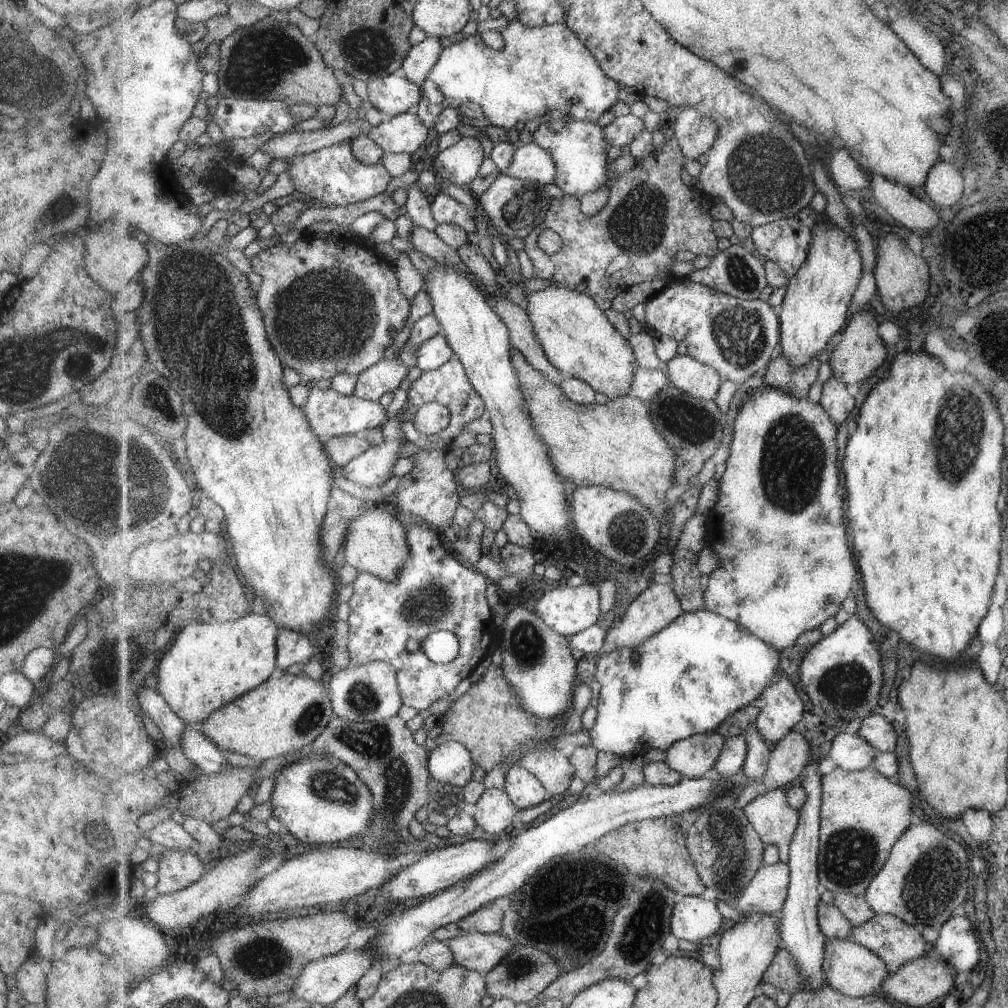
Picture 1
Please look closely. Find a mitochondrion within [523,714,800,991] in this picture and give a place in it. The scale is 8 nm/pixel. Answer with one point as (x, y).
(722, 828)

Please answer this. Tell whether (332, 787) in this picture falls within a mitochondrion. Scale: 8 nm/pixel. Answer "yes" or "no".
yes

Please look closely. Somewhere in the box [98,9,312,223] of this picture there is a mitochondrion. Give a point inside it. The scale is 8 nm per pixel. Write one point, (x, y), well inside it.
(287, 57)

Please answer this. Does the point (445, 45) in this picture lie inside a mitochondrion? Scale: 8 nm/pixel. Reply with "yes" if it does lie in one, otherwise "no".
no

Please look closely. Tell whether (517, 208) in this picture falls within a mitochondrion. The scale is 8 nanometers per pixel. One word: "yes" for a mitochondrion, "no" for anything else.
yes

